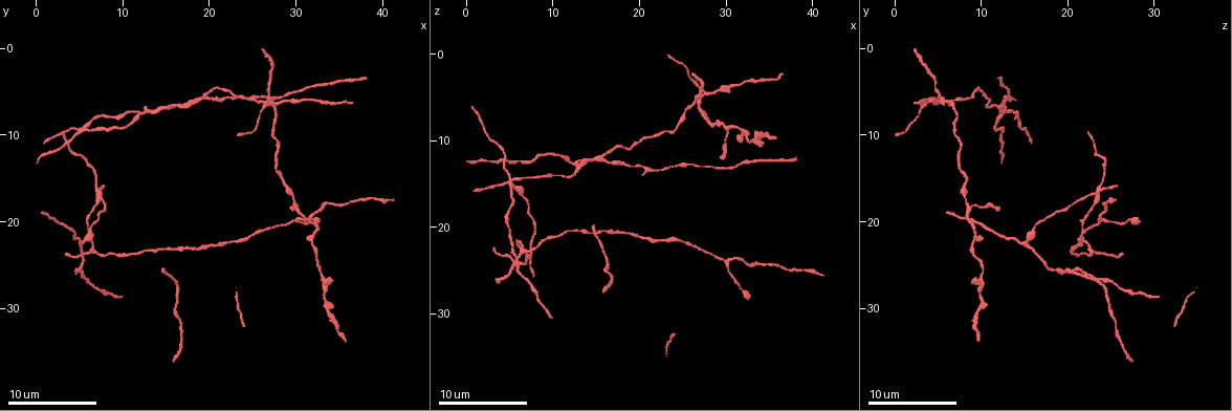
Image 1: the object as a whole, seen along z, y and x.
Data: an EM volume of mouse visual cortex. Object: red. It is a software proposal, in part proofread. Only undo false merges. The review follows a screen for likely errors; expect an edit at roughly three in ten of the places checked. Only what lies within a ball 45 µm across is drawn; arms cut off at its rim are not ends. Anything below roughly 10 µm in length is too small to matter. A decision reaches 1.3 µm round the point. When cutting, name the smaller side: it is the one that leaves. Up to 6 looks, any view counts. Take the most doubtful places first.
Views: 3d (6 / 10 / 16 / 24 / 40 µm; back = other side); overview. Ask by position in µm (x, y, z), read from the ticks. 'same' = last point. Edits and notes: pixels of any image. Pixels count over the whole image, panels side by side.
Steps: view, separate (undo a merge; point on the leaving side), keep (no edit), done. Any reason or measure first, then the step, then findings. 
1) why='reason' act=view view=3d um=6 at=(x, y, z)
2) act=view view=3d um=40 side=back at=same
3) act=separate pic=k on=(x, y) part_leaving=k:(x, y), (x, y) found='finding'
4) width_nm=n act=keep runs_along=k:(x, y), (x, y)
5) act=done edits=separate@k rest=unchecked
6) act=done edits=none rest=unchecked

why='four or more arms meet' act=view view=3d um=10 at=(27.0, 6.2, 5.8)

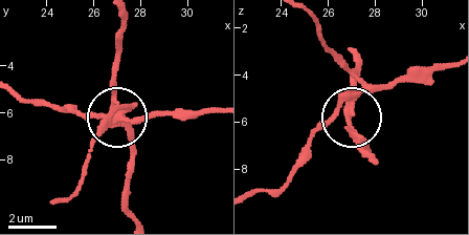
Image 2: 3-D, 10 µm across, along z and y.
width_nm=270 act=separate pic=2 on=(350, 135) part_leaving=2:(355, 103), (351, 125), (373, 157) found='two neurons meet here'

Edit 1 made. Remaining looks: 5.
act=view view=overview

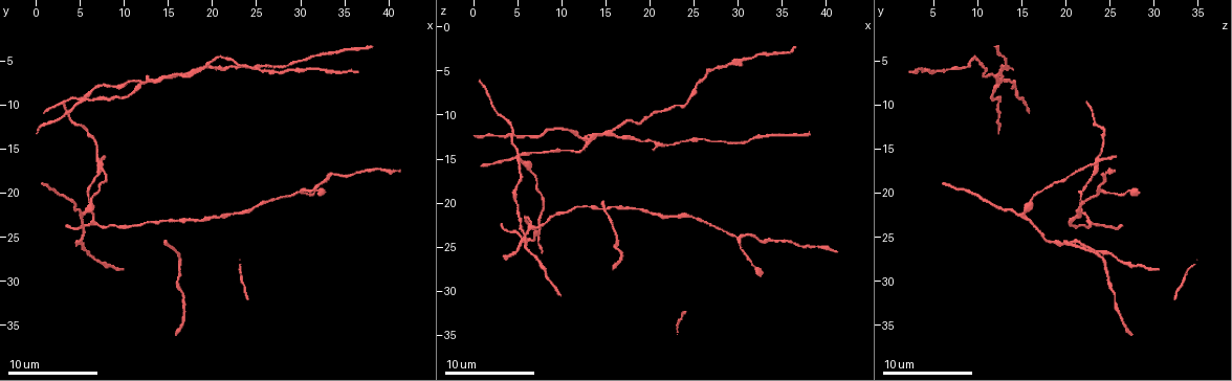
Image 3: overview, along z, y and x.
why='looks like a crossing' act=view view=3d um=10 at=(7.4, 16.8, 23.2)

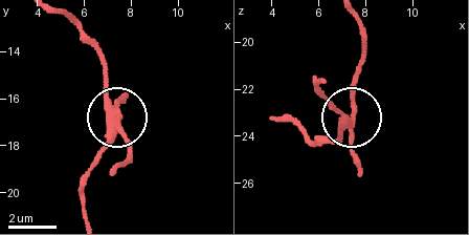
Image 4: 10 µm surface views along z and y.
arms=4 act=separate pic=4 on=(118, 127) found='a second neuron is stuck on'

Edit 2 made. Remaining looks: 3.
act=view view=overview

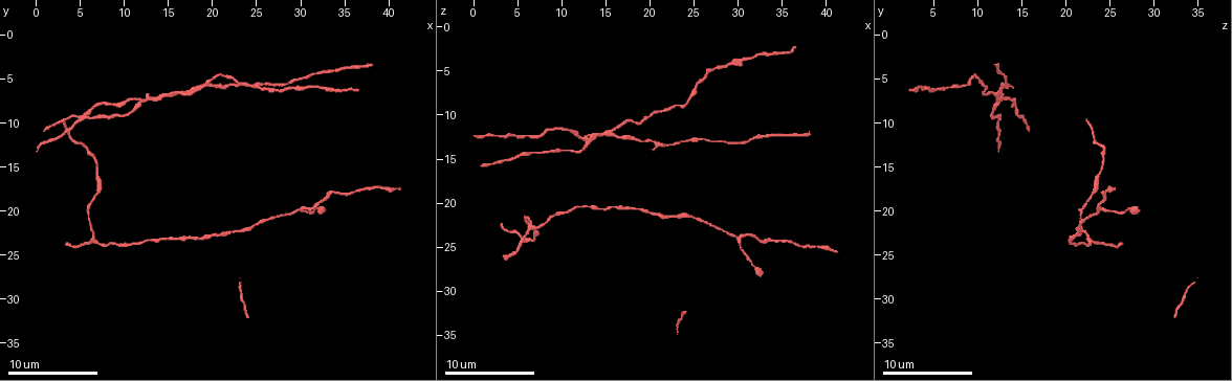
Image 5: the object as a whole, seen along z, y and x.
act=view view=3d um=10 at=(30.0, 19.6, 24.2)

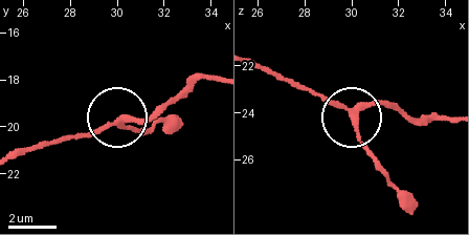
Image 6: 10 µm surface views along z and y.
act=view view=3d um=10 side=back at=(30.2, 19.7, 24.0)

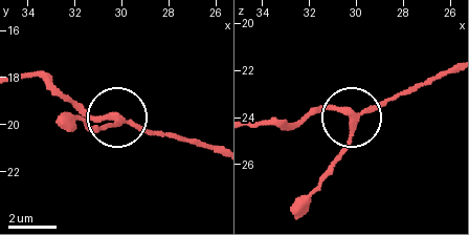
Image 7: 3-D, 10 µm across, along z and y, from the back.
act=keep runs_along=7:(447, 70), (351, 114), (315, 106), (299, 116) found='one neuron here'

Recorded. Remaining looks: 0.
act=done edits=separate@2,separate@4 rest=unchecked

